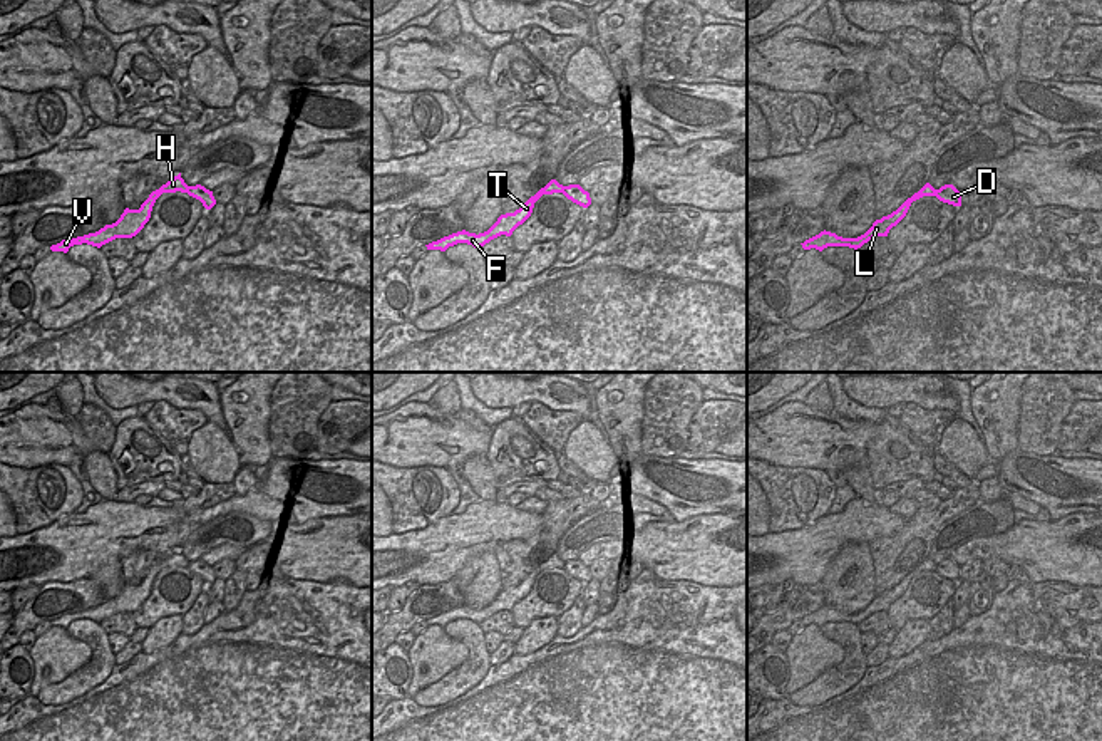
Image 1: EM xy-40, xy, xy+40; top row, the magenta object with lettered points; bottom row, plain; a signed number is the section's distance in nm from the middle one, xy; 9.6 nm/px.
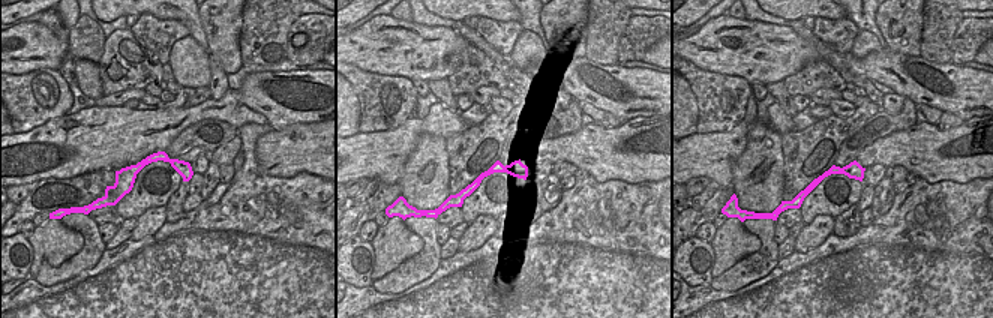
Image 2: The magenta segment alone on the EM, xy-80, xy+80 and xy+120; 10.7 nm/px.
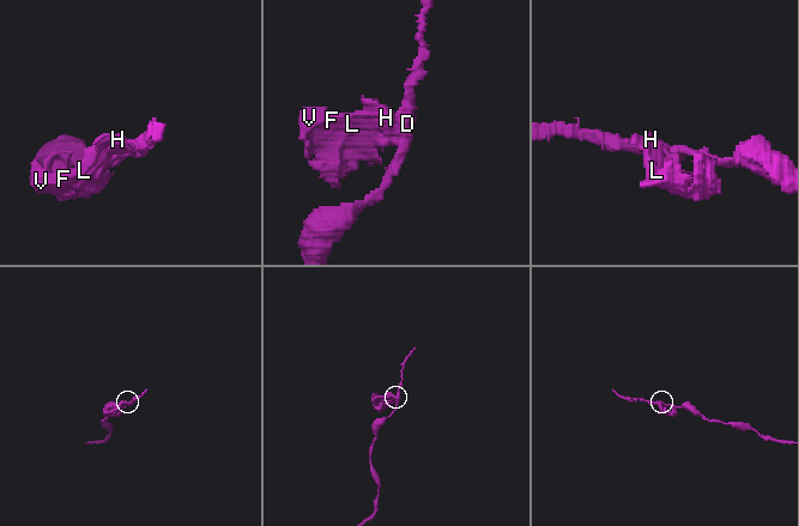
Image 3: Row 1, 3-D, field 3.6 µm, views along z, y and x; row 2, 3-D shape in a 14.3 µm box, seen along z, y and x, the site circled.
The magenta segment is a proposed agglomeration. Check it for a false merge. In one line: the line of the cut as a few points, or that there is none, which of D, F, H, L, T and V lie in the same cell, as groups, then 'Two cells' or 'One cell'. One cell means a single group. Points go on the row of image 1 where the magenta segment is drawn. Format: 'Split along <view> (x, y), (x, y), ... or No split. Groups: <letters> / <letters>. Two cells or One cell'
Split along xy-40 (191, 186), (188, 193). Groups: D / F H L T V. Two cells

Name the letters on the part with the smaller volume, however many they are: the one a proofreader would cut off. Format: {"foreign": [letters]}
{"foreign": ["F", "H", "L", "T", "V"]}

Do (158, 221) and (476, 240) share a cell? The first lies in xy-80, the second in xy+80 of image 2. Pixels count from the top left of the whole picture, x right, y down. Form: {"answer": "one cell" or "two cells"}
{"answer": "one cell"}

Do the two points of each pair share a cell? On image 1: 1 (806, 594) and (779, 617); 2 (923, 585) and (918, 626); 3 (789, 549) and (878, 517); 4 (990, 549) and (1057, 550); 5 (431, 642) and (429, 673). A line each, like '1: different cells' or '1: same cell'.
1: same cell
2: different cells
3: same cell
4: same cell
5: same cell

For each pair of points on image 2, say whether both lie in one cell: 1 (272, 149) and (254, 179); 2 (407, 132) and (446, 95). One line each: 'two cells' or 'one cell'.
1: two cells
2: two cells

